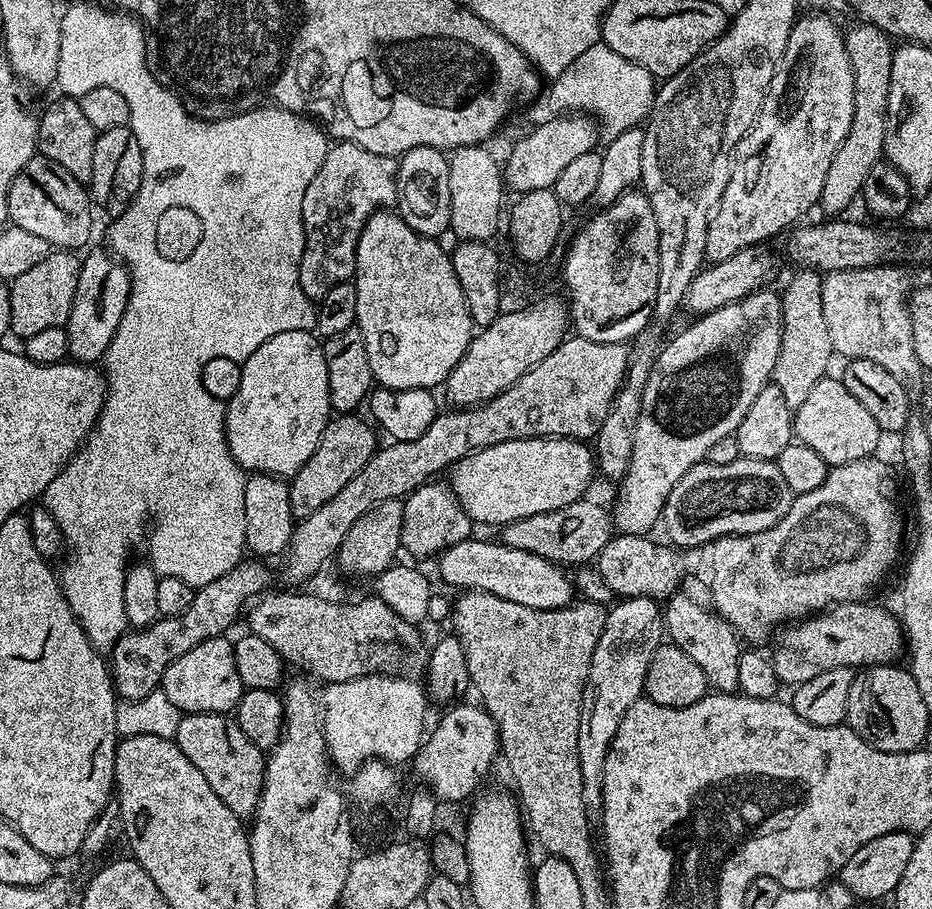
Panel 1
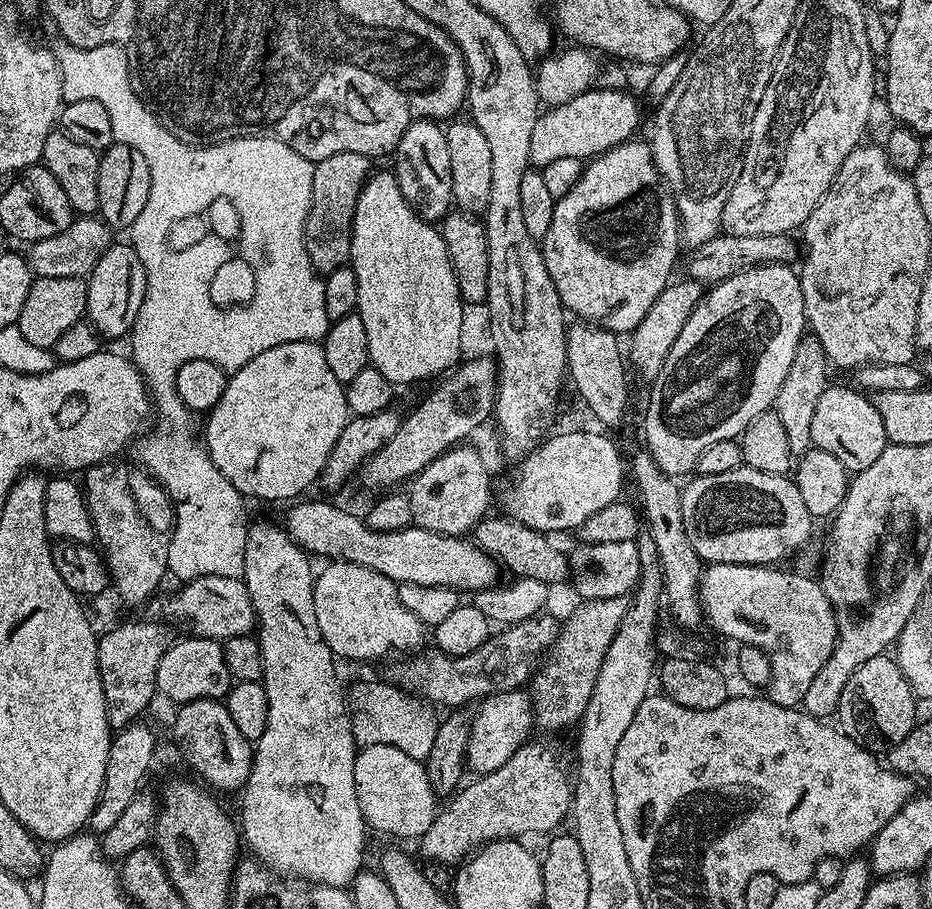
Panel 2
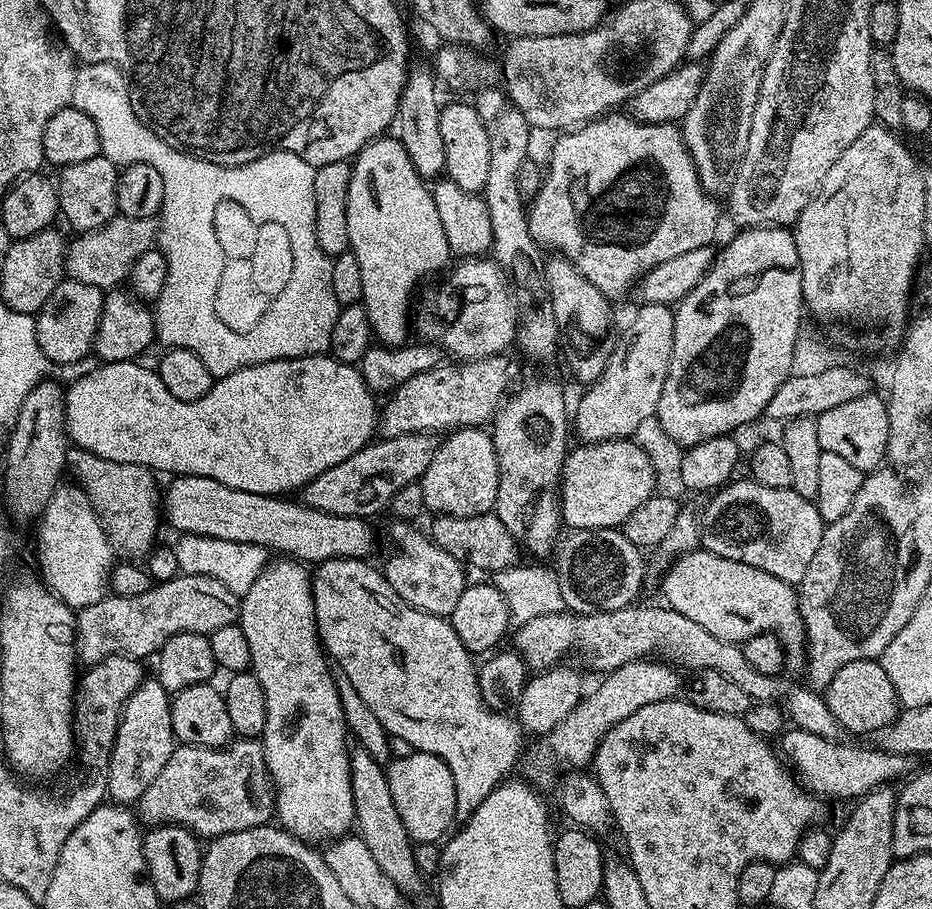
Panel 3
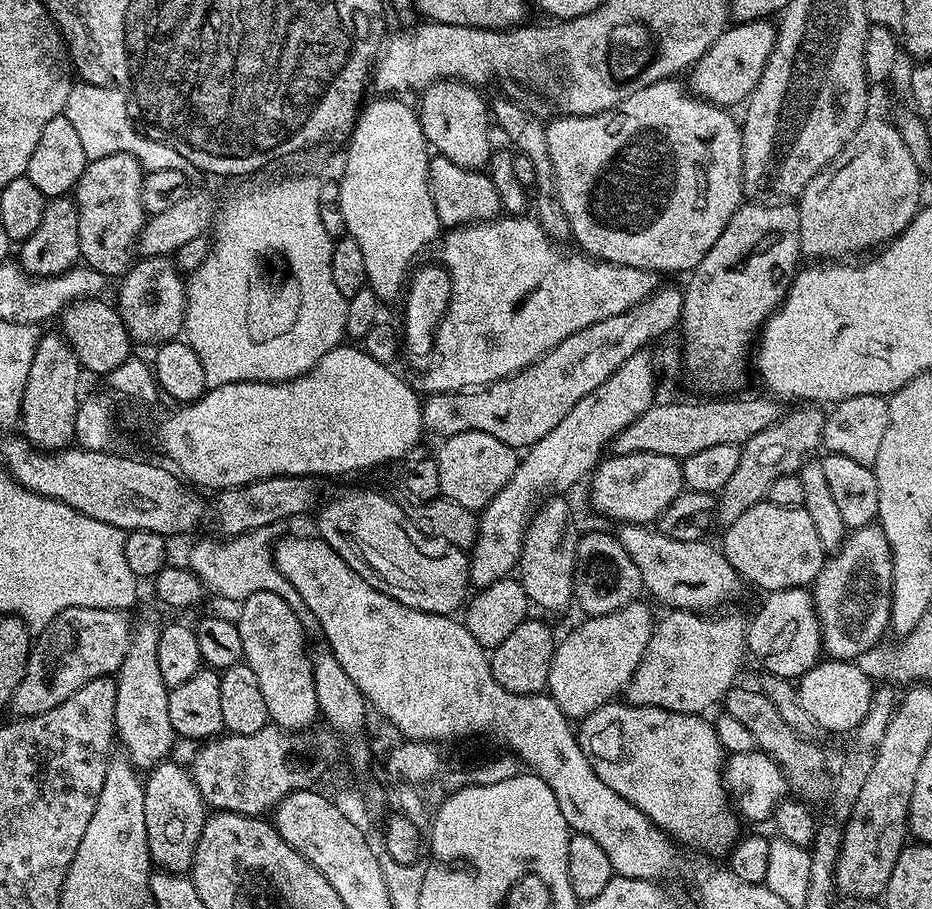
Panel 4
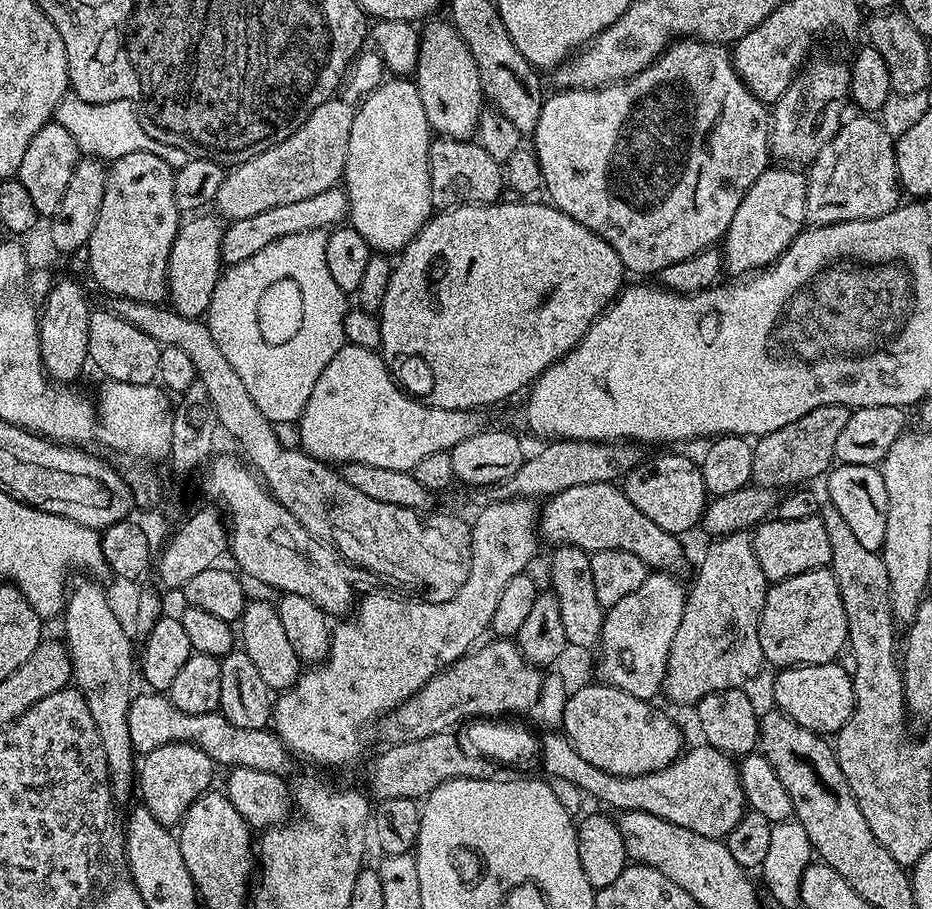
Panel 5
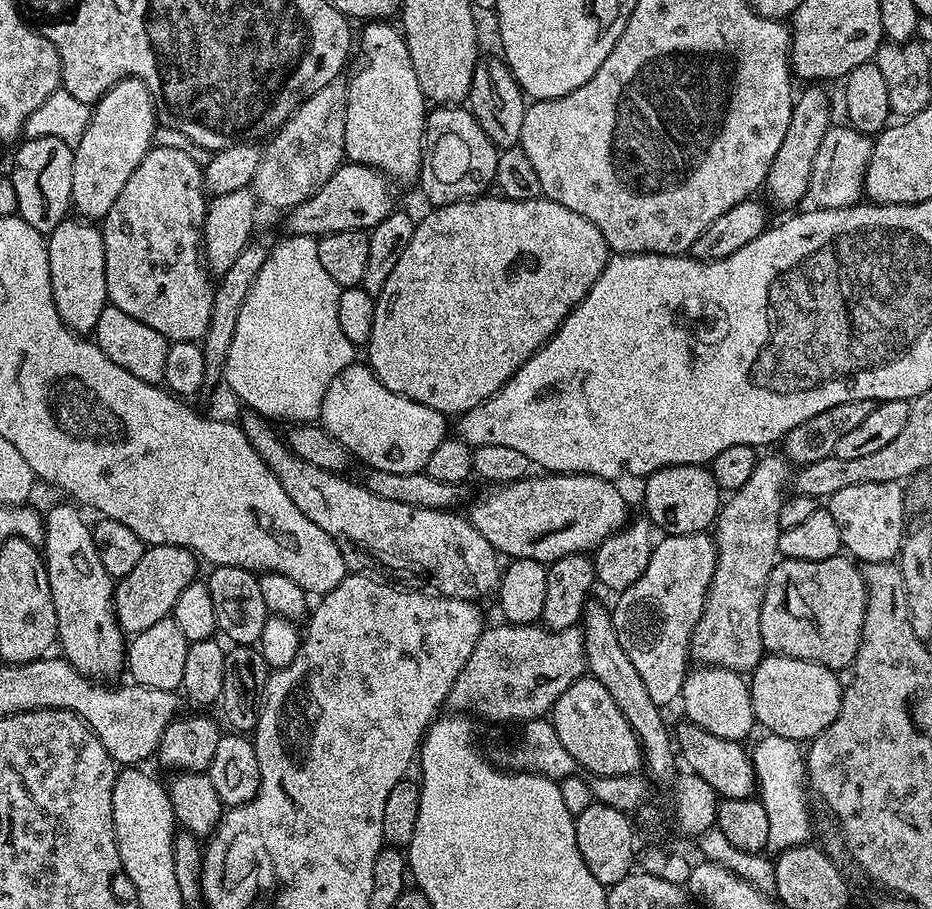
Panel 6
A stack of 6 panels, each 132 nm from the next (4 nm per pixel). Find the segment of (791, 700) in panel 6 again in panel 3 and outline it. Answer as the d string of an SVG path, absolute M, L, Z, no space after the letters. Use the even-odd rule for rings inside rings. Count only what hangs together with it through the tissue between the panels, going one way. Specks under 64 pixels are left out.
M879 659L850 662L834 674L826 693L830 714L838 721L845 733L853 732L856 736L879 734L885 726L891 724L898 715L898 701L886 670L882 670Z

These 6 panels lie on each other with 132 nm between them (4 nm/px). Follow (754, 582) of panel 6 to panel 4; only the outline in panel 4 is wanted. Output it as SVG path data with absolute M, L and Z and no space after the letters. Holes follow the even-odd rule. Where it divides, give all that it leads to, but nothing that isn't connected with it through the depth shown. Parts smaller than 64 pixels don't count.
M672 610L655 621L652 637L646 646L646 654L642 654L642 662L638 662L638 670L633 674L632 680L626 689L626 700L629 704L645 704L651 708L665 708L671 712L690 712L693 714L707 713L707 708L711 704L719 705L727 693L737 683L736 675L740 672L740 667L744 664L744 656L746 657L746 649L748 646L748 620L740 617L736 612L721 611L719 614L701 614L698 612L689 612L687 610Z

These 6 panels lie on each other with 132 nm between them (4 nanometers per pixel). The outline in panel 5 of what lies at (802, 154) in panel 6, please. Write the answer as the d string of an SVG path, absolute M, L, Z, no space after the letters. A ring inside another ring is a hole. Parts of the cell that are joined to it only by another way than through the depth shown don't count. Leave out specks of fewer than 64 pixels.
M770 166L750 186L746 198L742 198L742 206L734 210L734 218L722 241L722 264L733 272L733 277L740 278L768 267L804 231L807 189L805 173L792 166Z

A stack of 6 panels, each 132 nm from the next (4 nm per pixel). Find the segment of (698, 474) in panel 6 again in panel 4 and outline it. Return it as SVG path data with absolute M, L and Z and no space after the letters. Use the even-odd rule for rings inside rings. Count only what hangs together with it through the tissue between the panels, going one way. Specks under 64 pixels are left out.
M635 452L621 456L609 455L596 465L591 477L592 504L602 515L620 520L621 525L651 525L651 520L652 523L659 521L670 502L674 502L674 498L678 498L685 491L684 475L680 466L681 461L677 457L662 454Z

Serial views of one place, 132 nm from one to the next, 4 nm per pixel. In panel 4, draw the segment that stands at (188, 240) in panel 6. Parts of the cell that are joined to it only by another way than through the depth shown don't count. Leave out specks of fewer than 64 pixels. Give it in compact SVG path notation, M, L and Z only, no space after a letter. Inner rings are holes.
M110 154L106 158L98 158L97 160L89 160L86 170L82 170L82 178L78 178L74 189L74 199L76 202L76 209L78 210L78 238L80 239L80 258L81 261L87 267L98 270L105 278L115 278L123 277L124 273L132 267L134 263L134 253L138 248L138 241L140 239L140 232L144 229L144 221L146 219L146 211L144 208L144 203L142 202L142 182L144 181L146 175L146 169L140 165L138 158L134 158L130 154Z

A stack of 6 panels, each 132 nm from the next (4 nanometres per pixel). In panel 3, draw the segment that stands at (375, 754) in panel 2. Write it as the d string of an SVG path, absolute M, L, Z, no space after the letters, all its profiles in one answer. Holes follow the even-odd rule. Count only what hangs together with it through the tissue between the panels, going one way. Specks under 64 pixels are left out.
M414 750L395 757L387 765L385 773L395 809L406 826L408 836L415 843L441 841L456 820L457 791L454 790L449 767L436 755Z

